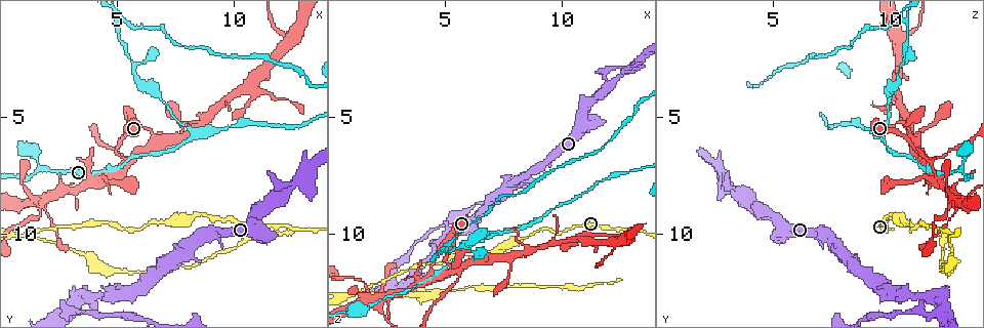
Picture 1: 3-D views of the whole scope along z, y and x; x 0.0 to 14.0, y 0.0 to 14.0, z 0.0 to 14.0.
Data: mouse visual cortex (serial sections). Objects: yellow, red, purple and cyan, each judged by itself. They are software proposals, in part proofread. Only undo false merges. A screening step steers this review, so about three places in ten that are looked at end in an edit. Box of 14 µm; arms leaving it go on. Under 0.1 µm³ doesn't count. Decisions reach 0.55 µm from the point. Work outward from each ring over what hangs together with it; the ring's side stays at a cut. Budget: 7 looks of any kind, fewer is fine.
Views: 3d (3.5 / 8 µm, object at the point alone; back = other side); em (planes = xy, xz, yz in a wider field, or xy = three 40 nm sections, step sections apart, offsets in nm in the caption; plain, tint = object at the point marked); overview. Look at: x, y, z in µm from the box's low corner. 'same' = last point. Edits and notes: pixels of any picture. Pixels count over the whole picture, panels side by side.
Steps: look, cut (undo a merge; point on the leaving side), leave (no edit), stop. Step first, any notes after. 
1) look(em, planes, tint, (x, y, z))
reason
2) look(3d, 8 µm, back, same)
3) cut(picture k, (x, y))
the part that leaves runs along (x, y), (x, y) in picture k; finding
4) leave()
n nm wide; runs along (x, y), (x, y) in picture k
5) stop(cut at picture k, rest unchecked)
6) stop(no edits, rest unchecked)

look(3d, 3.5 µm, (8.2, 5.8, 9.7))

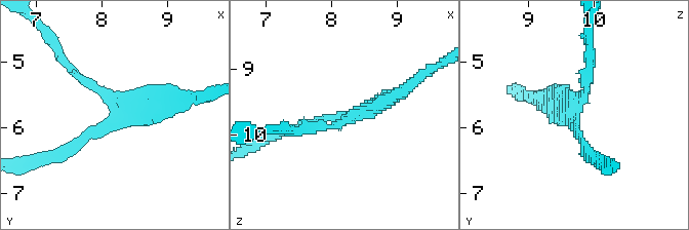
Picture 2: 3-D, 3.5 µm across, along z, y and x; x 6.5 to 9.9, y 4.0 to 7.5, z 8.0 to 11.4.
look(em, planes, tint, (8.30, 5.80, 9.75))
3 arms; arms of 100, 150, 250 nm

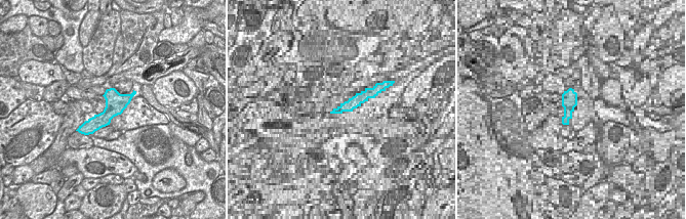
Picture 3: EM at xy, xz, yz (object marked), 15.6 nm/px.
leave()
runs along (129, 96), (86, 130) in picture 3; one cell here

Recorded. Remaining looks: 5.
look(3d, 8 µm, back, (5.4, 6.8, 11.5))
four or more arms meet

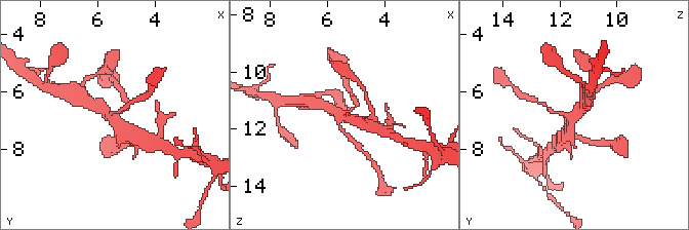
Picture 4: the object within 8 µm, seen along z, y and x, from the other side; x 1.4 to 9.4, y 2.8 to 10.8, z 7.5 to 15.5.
look(em, xy, step 2, tint, (5.4, 6.9, 11.5))
shape alone is not enough

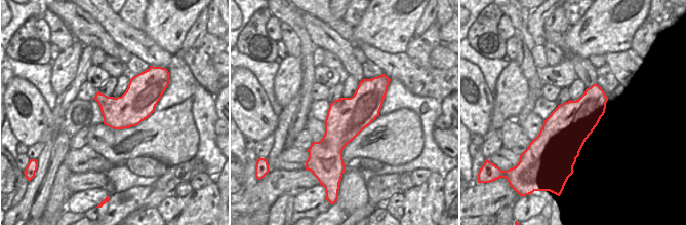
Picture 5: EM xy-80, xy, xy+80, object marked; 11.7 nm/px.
leave()
480 nm wide; runs along (124, 98), (115, 117), (91, 105) in picture 4; one cell here

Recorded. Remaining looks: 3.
look(3d, 3.5 µm, (1.8, 8.5, 12.8))

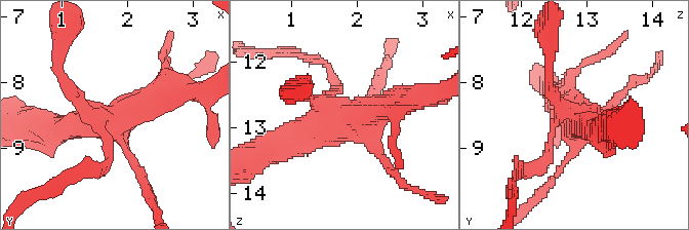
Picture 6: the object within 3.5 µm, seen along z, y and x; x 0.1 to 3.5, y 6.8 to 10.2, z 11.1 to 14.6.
look(em, xy, step 1, plain, (1.85, 8.55, 12.80))

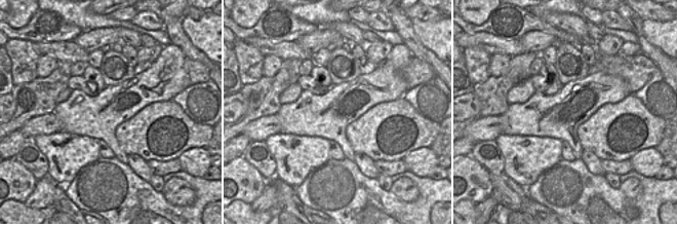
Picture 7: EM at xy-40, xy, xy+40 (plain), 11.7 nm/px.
look(em, xy, step 1, tint, same)
with the object marked

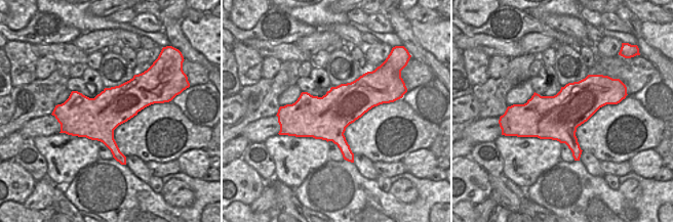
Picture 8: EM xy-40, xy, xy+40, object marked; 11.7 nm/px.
leave()
runs along (407, 103), (348, 116), (284, 145) in picture 6; all the same cell

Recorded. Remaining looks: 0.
stop(no edits, rest unchecked)

